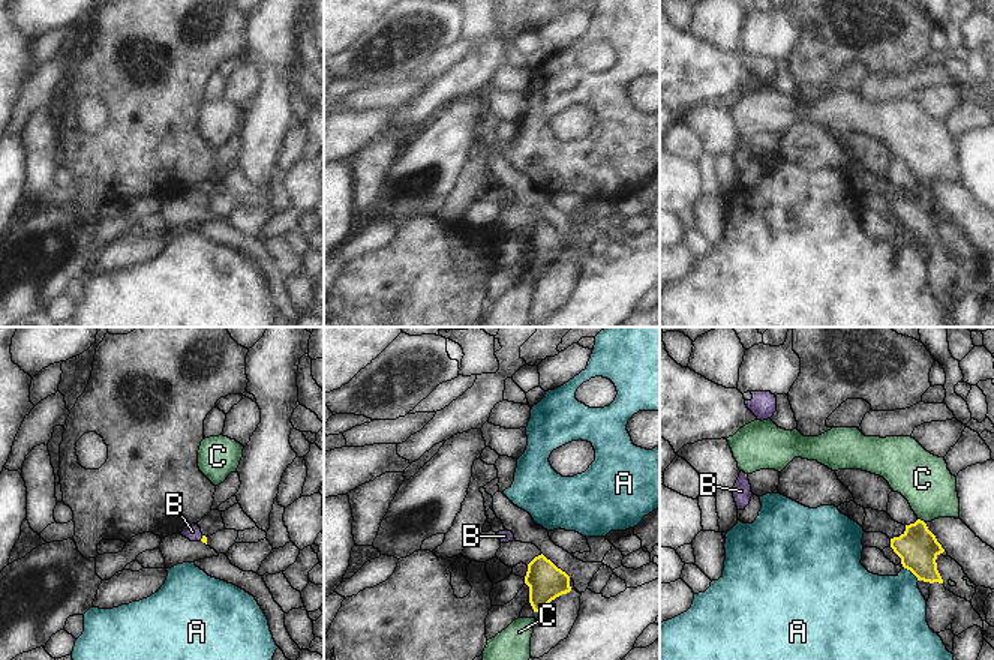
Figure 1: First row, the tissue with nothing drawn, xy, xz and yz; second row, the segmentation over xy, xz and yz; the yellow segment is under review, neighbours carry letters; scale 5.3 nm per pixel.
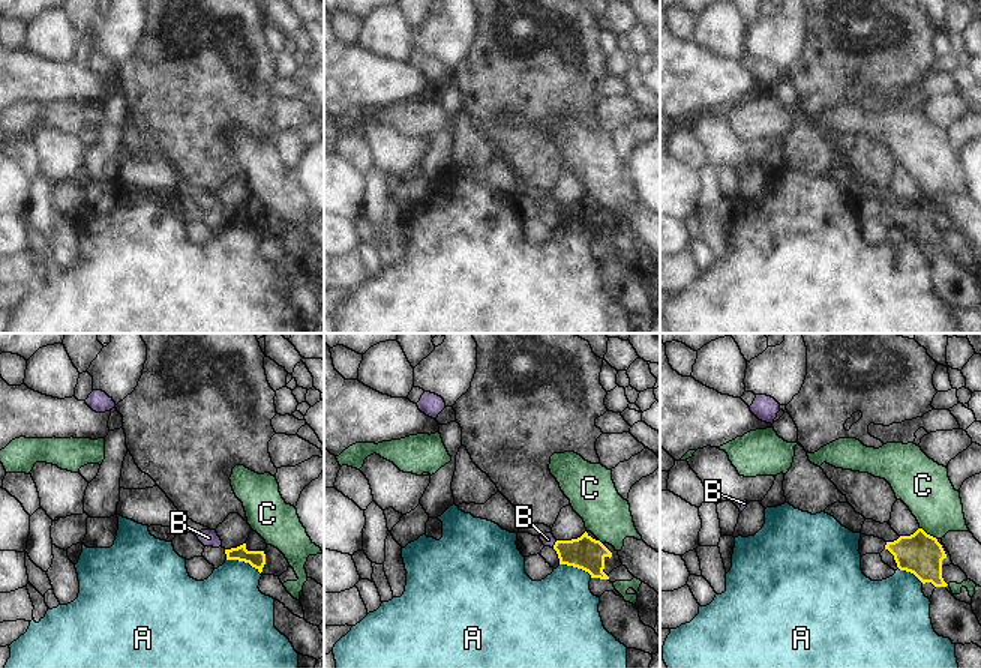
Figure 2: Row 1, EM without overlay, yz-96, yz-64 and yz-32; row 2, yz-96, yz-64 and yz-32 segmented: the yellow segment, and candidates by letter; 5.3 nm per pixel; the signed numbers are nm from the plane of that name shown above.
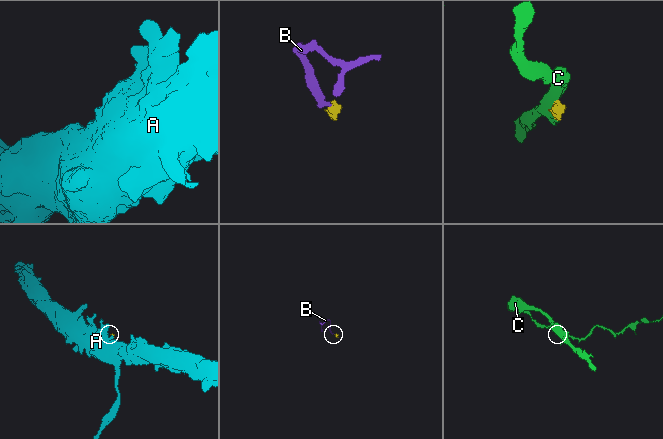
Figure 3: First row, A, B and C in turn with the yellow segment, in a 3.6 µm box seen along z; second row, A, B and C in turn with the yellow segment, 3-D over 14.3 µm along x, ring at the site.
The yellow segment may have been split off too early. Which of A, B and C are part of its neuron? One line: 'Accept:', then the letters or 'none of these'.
Accept: B.

